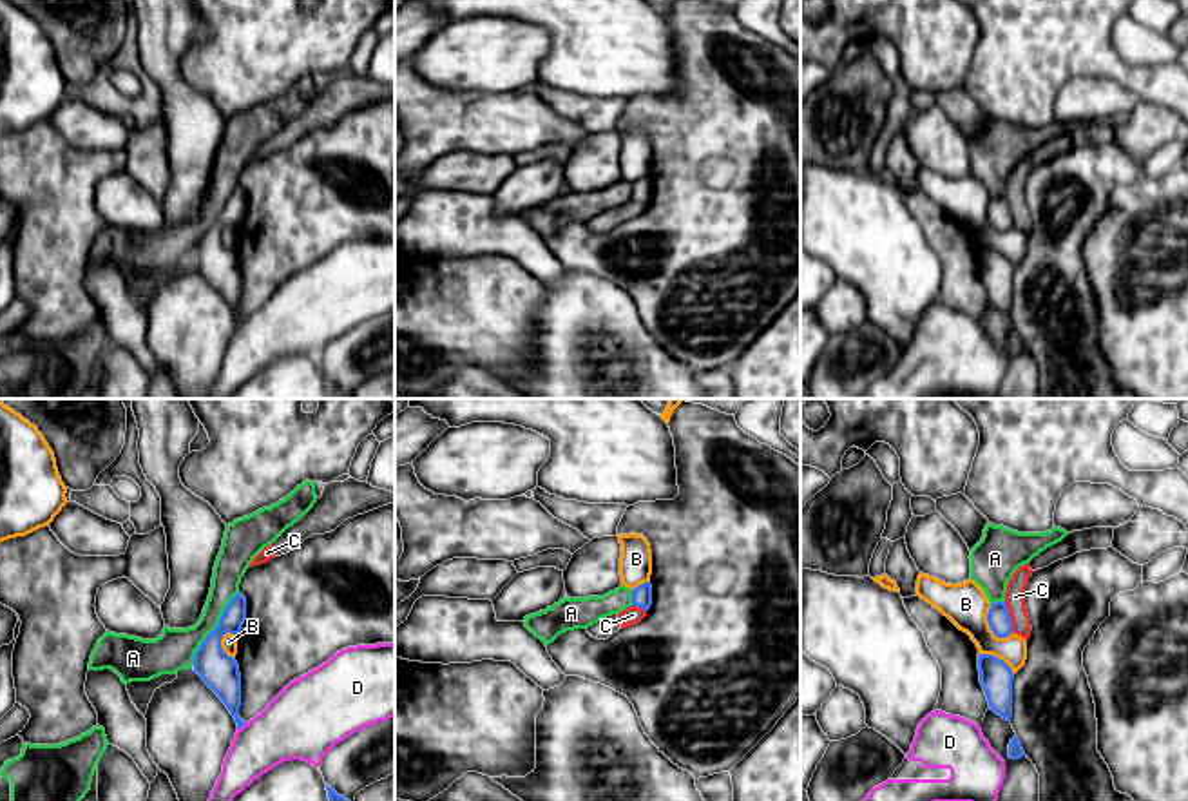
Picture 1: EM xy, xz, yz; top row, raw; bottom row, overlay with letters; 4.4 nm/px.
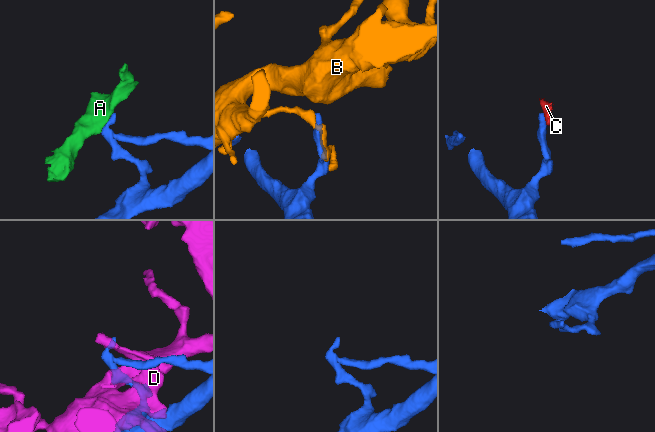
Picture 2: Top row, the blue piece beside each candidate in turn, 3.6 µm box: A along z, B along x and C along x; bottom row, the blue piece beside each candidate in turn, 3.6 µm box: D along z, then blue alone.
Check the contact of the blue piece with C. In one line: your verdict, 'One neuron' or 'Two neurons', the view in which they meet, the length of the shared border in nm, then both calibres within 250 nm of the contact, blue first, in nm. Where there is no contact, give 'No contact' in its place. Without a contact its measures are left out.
Two neurons. Touches blue in yz. Shared border 140 nm. Thickness 100 nm (blue) against 90 nm

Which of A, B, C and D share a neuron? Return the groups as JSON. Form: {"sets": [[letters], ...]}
{"sets": [["A"], ["B"], ["C"], ["D"]]}

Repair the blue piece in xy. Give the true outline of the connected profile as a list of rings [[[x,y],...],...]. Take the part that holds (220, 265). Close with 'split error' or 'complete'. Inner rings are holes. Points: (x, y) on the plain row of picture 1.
[[[237,187],[226,199],[217,221],[205,232],[194,250],[194,265],[217,288],[234,310],[237,323],[246,319],[239,312],[241,268],[235,252],[228,250],[221,234],[226,227],[239,228],[246,214],[246,192]]] | complete

